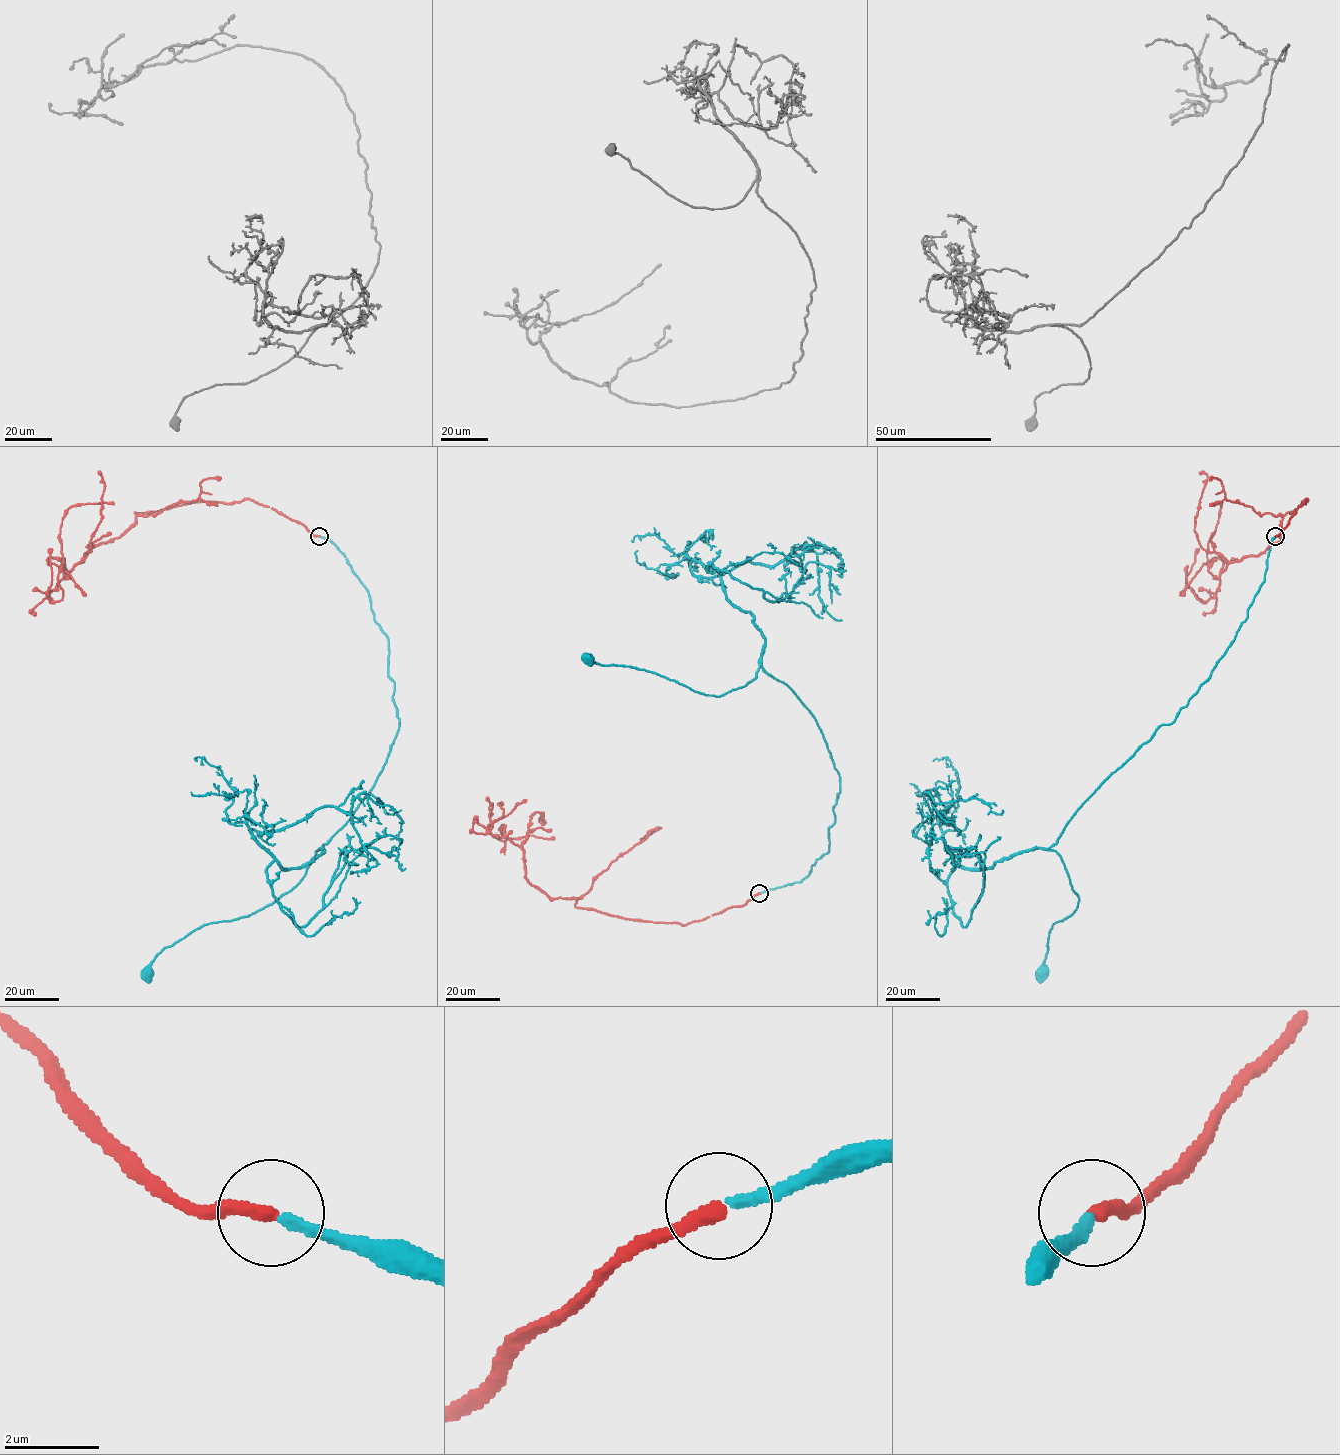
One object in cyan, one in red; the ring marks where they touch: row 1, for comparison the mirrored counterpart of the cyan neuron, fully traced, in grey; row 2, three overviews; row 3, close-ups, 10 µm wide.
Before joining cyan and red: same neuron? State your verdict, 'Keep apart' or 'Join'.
Join

